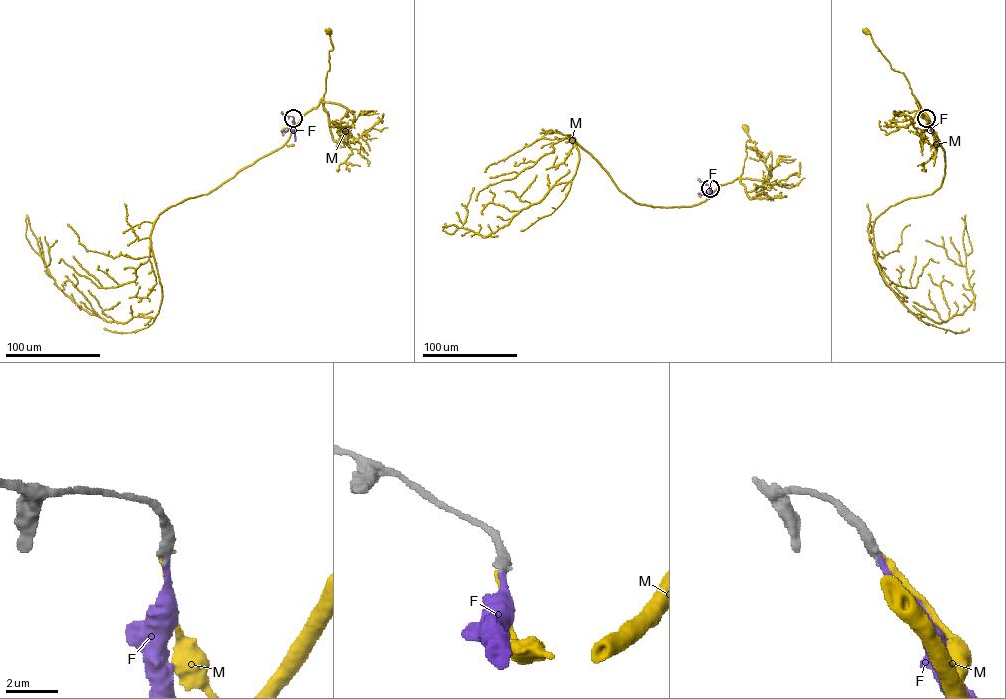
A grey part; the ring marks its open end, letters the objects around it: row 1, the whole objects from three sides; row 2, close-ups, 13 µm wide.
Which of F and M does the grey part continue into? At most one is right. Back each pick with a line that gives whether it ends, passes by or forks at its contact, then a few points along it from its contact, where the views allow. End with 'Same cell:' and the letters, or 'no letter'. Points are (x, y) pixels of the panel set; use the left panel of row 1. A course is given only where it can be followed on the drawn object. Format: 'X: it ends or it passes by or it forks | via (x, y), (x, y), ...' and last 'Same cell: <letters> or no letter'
F: it ends | via (293, 118), (295, 141)
Same cell: F

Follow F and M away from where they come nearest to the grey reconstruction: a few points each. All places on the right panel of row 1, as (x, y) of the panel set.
F: (926, 118), (935, 141)
M: (926, 118), (904, 74), (892, 69), (865, 31)

